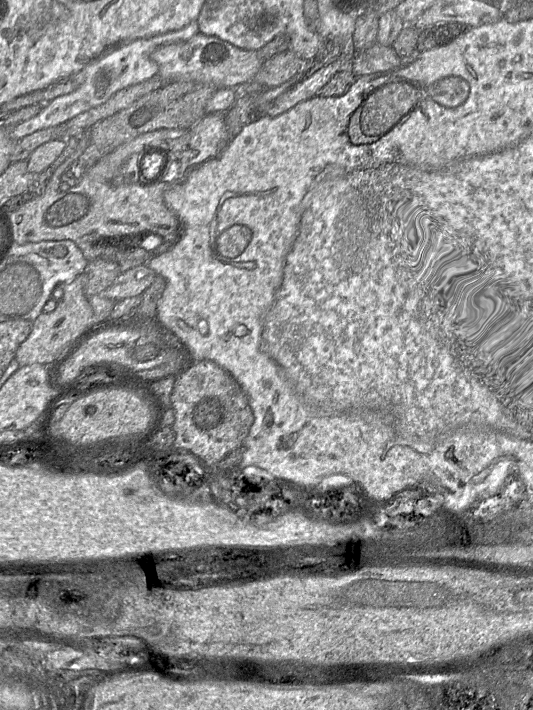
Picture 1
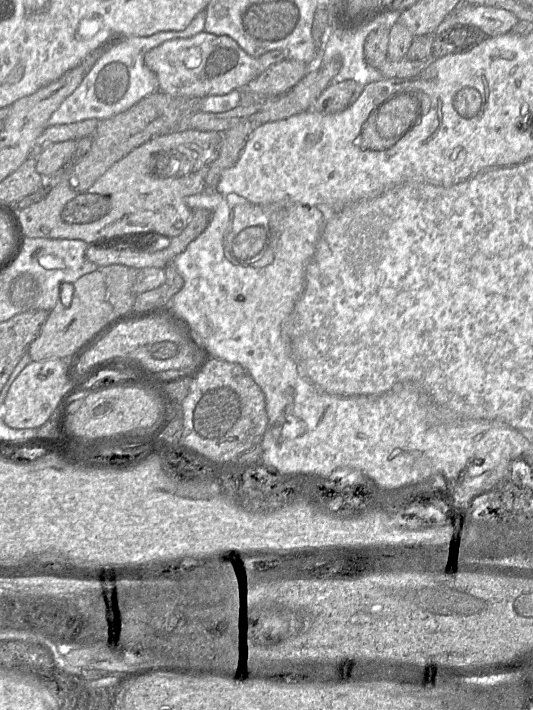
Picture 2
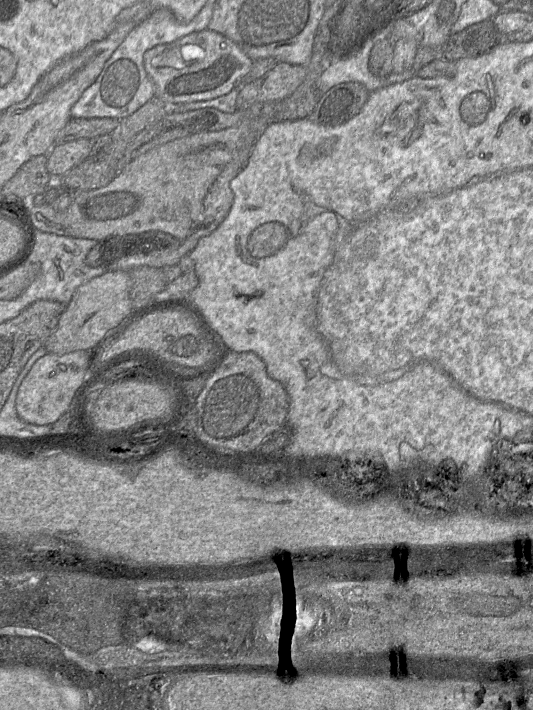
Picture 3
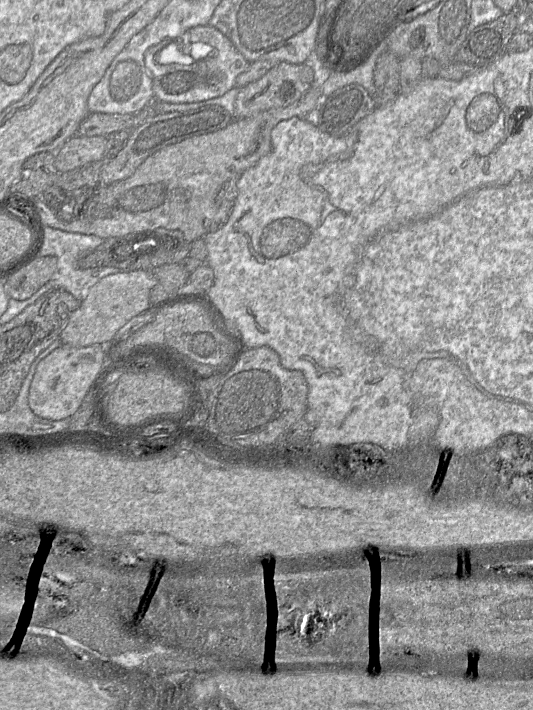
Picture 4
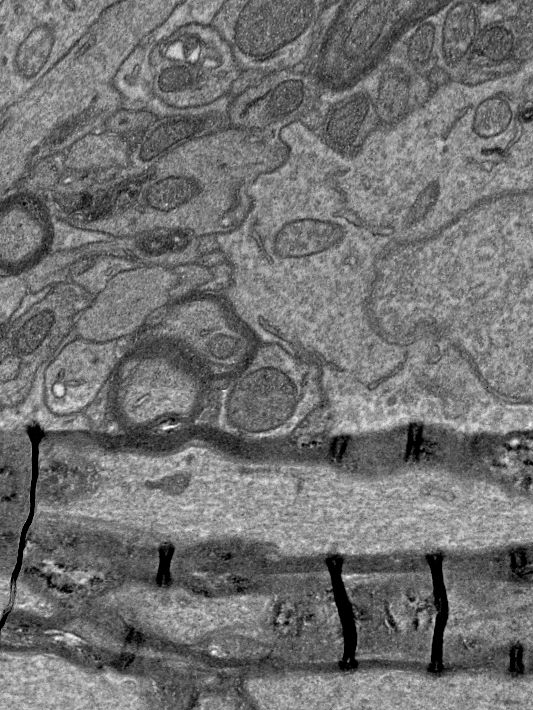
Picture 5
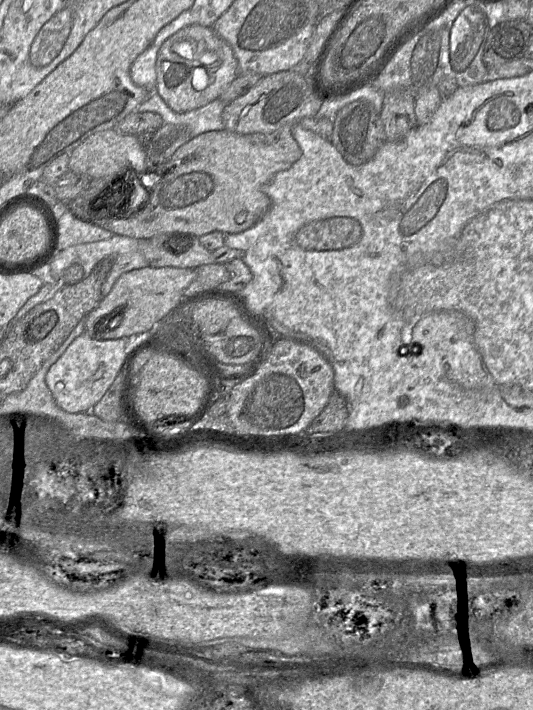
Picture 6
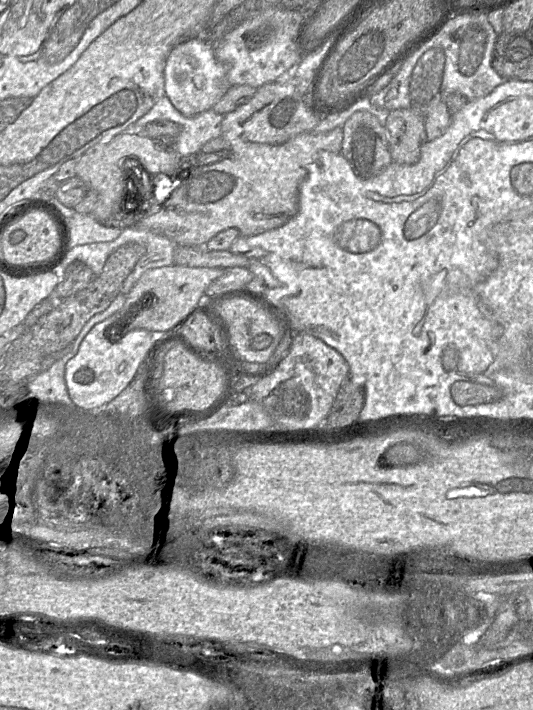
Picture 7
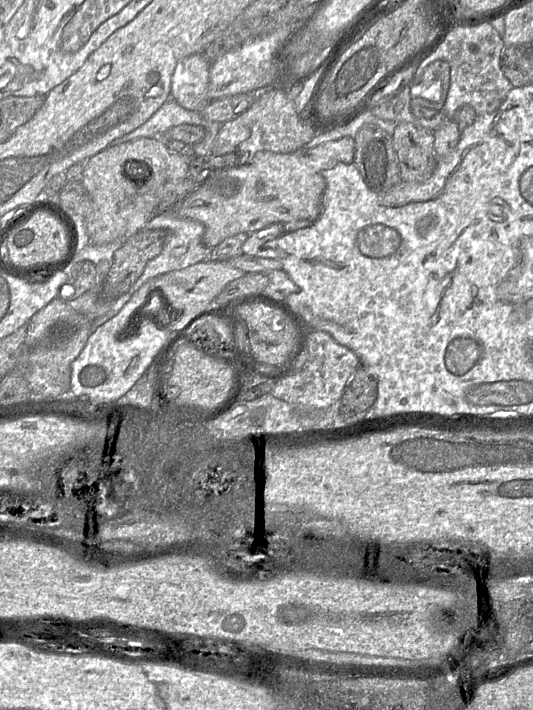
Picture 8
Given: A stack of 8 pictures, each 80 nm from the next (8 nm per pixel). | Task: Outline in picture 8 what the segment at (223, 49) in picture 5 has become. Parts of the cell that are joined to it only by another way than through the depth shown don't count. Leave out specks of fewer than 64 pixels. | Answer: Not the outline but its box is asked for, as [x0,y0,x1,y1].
[171,54,211,111]

